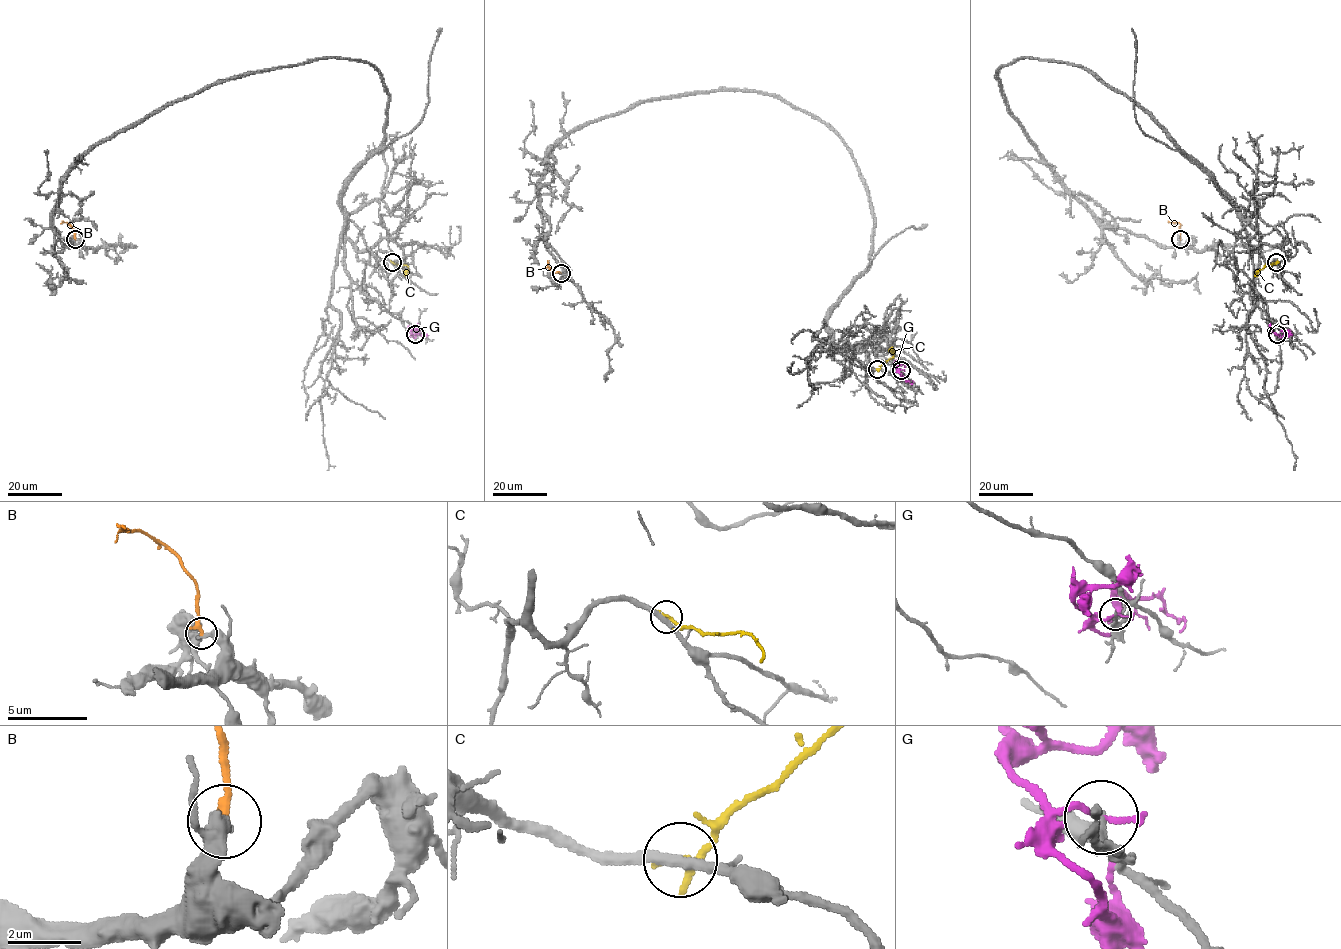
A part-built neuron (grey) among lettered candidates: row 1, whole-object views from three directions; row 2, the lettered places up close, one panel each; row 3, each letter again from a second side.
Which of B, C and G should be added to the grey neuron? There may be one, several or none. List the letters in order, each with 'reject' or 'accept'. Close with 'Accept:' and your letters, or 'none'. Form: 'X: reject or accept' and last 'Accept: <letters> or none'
B: reject
C: reject
G: reject
Accept: none

